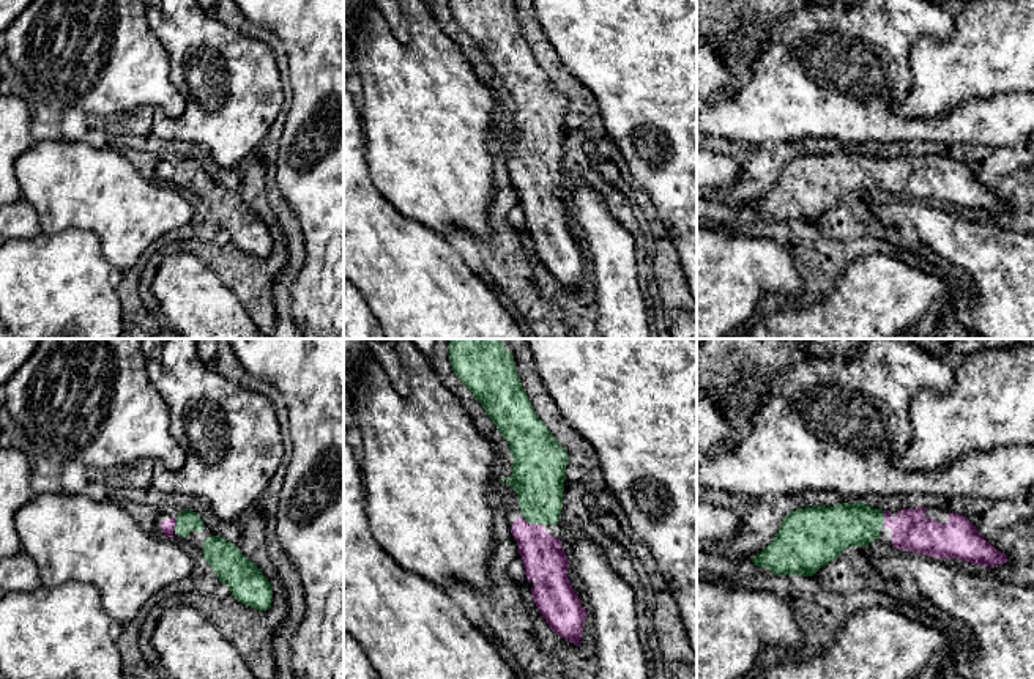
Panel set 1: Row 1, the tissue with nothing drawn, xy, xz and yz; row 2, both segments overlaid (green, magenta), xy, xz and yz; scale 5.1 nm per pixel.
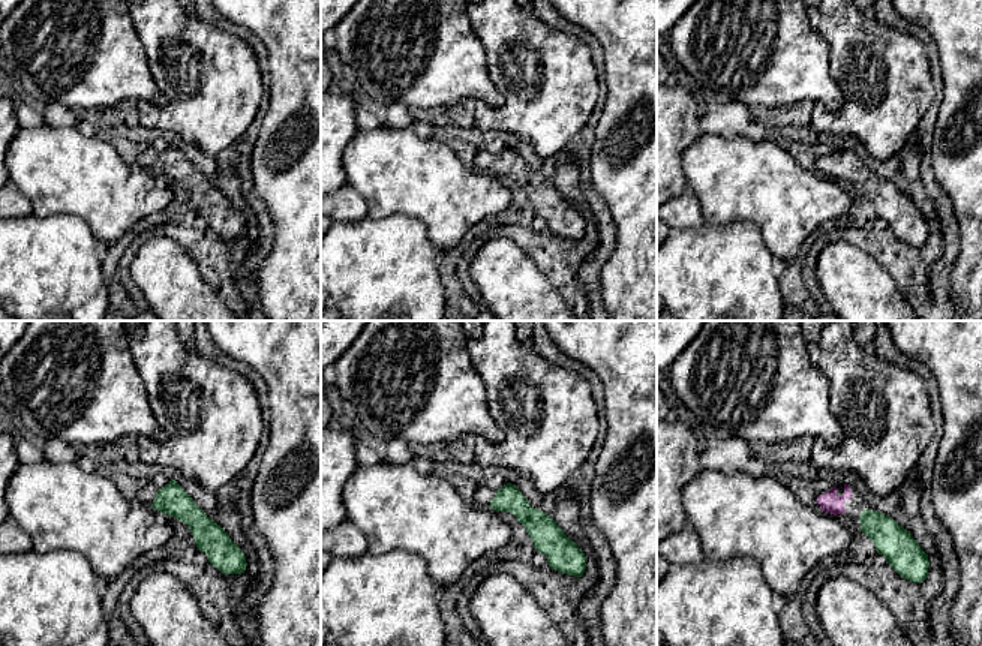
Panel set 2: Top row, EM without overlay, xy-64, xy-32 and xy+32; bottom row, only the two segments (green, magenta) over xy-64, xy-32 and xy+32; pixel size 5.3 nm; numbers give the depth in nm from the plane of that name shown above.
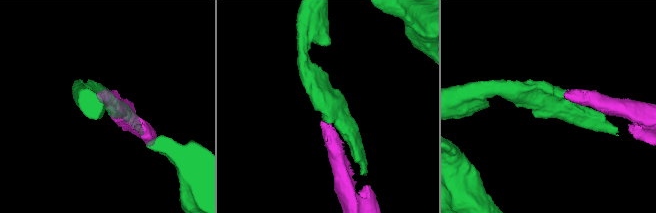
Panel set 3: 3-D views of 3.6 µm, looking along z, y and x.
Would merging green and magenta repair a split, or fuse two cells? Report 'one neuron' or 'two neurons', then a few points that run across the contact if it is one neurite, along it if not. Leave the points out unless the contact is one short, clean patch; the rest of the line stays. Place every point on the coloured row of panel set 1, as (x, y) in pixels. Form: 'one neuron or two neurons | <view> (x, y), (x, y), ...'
one neuron | yz (836, 528), (883, 519), (905, 525), (911, 531)

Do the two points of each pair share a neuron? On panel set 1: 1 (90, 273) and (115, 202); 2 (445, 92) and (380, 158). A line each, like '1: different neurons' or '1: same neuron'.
1: different neurons
2: same neuron

